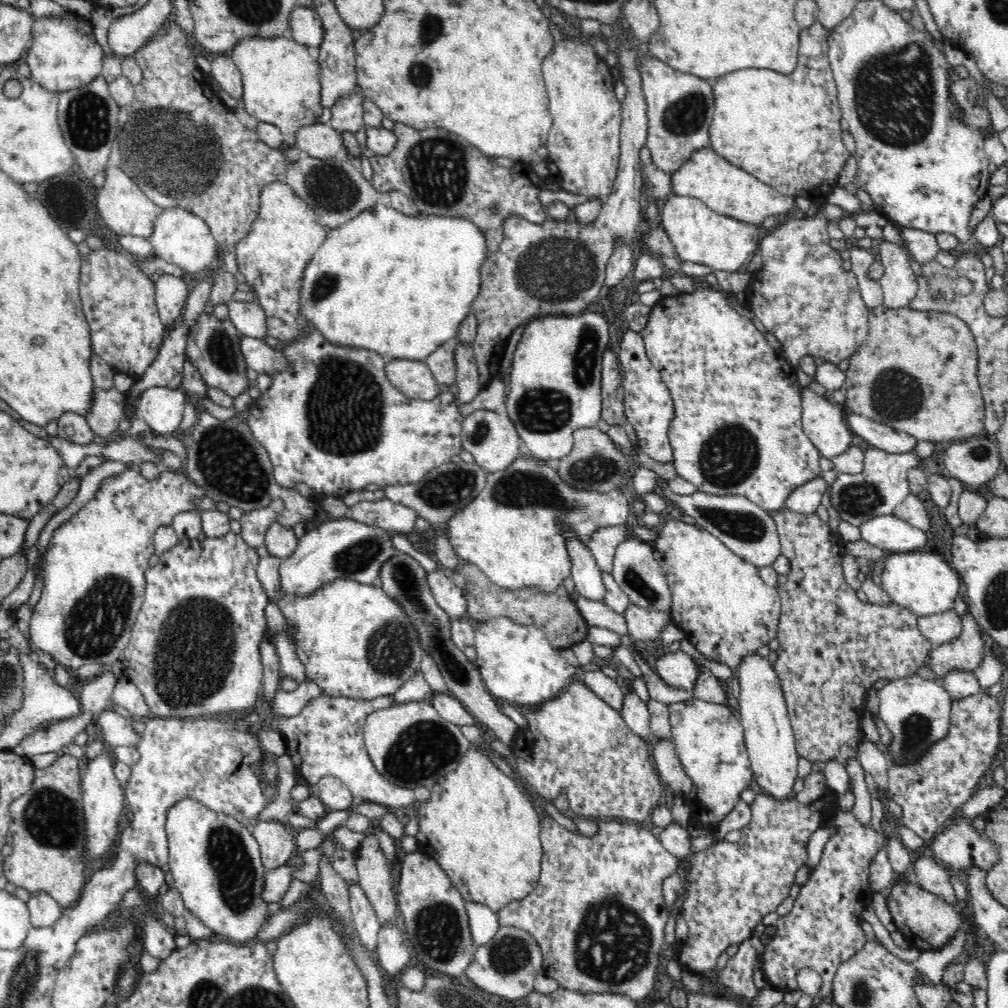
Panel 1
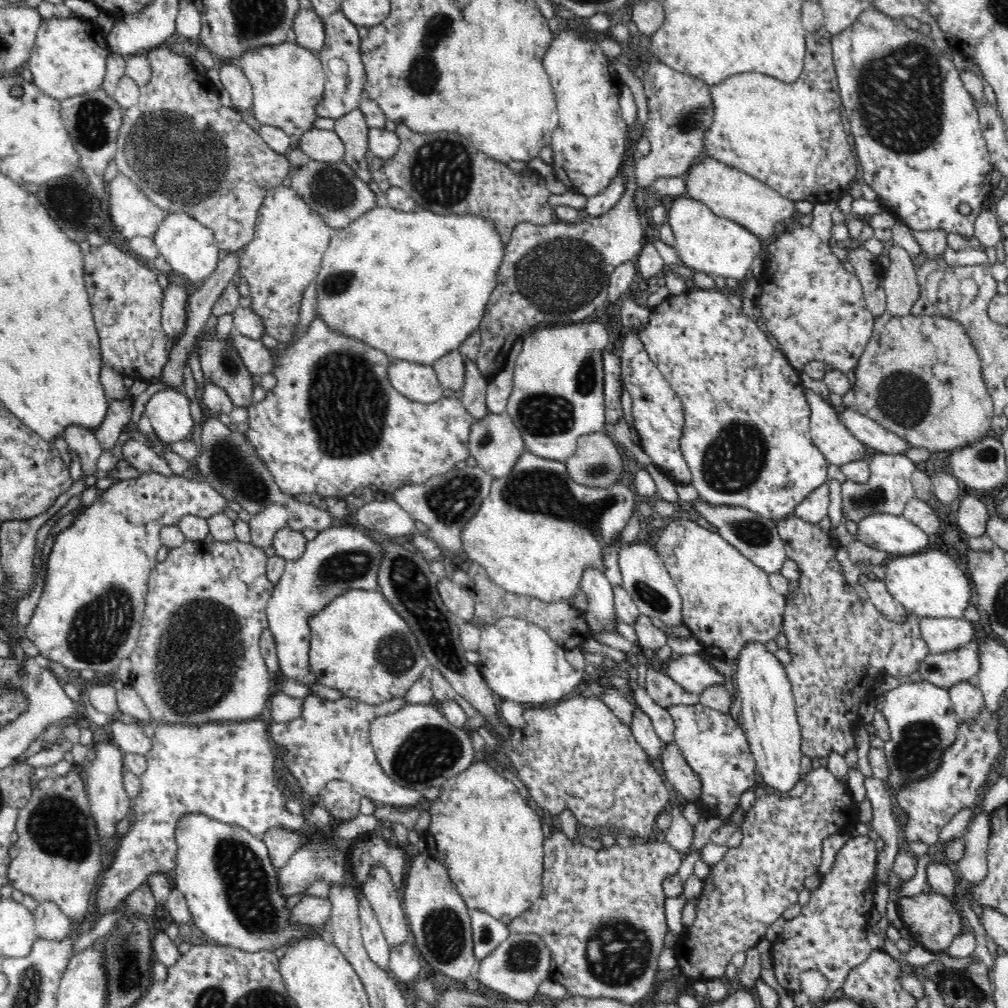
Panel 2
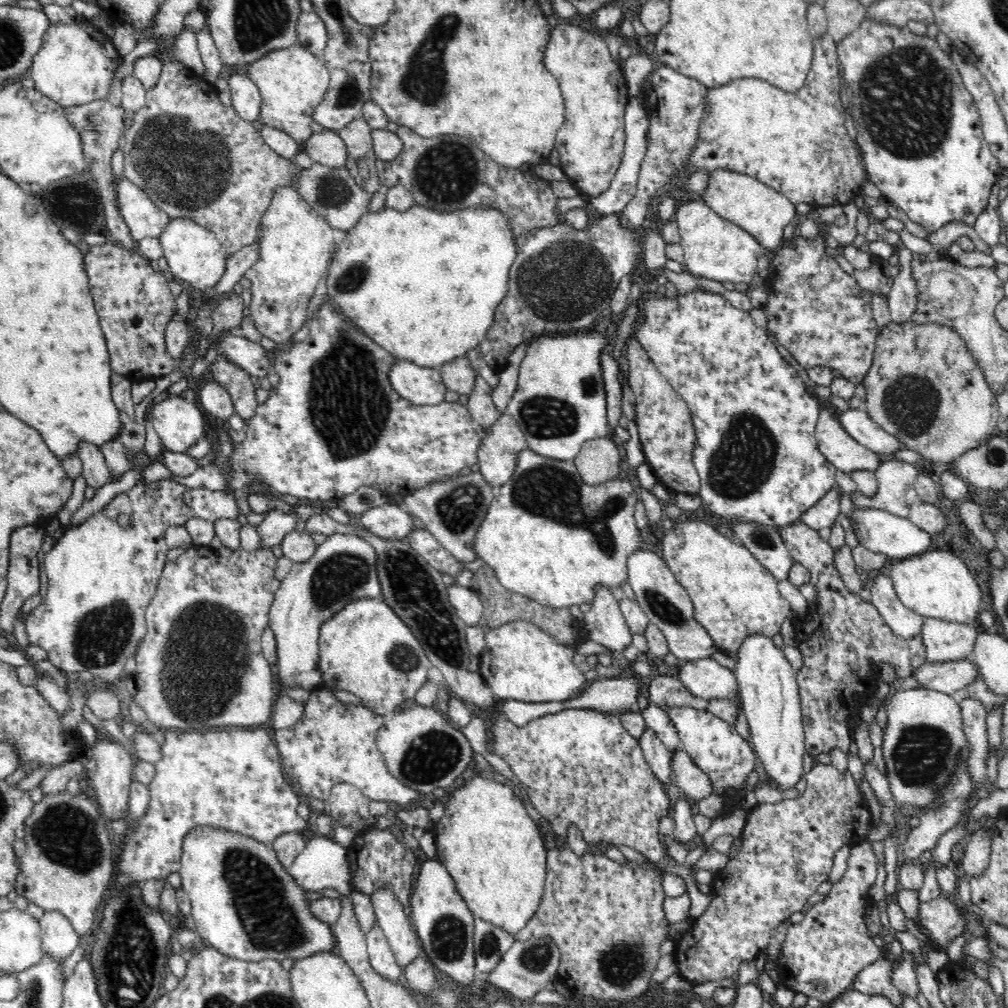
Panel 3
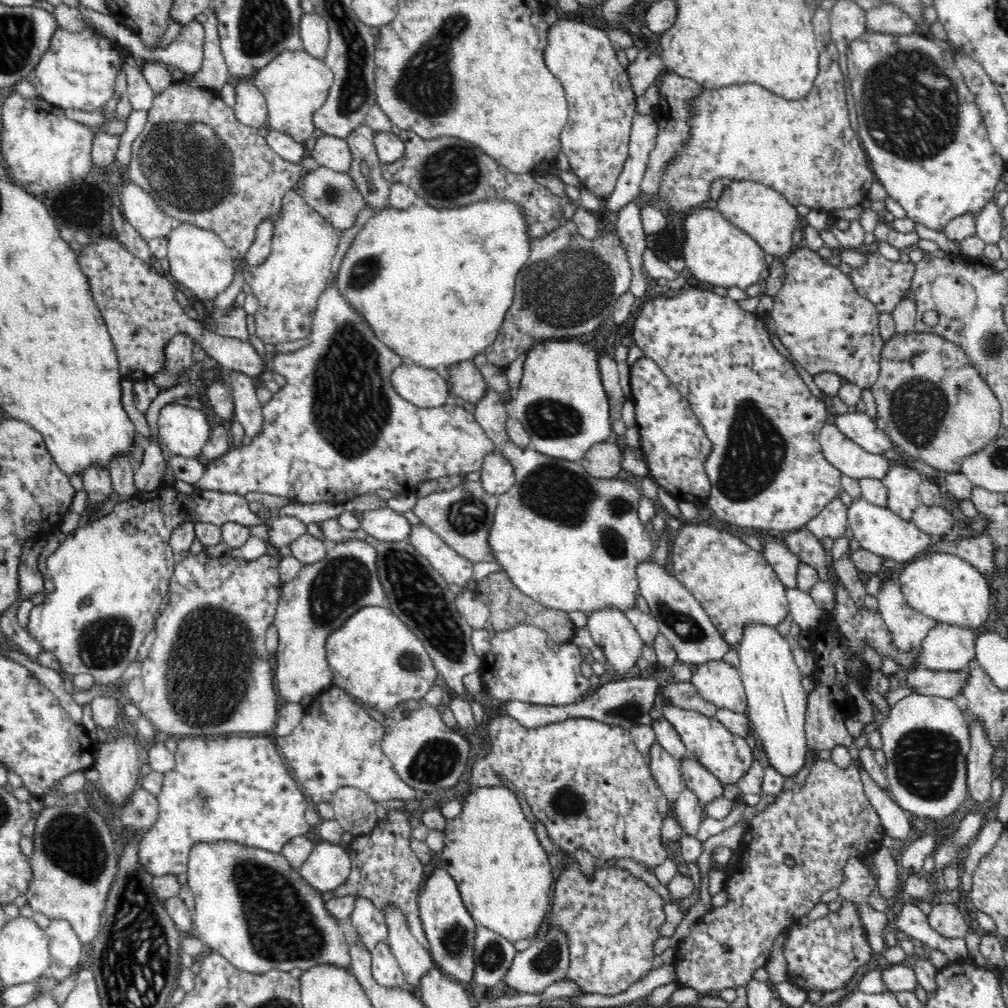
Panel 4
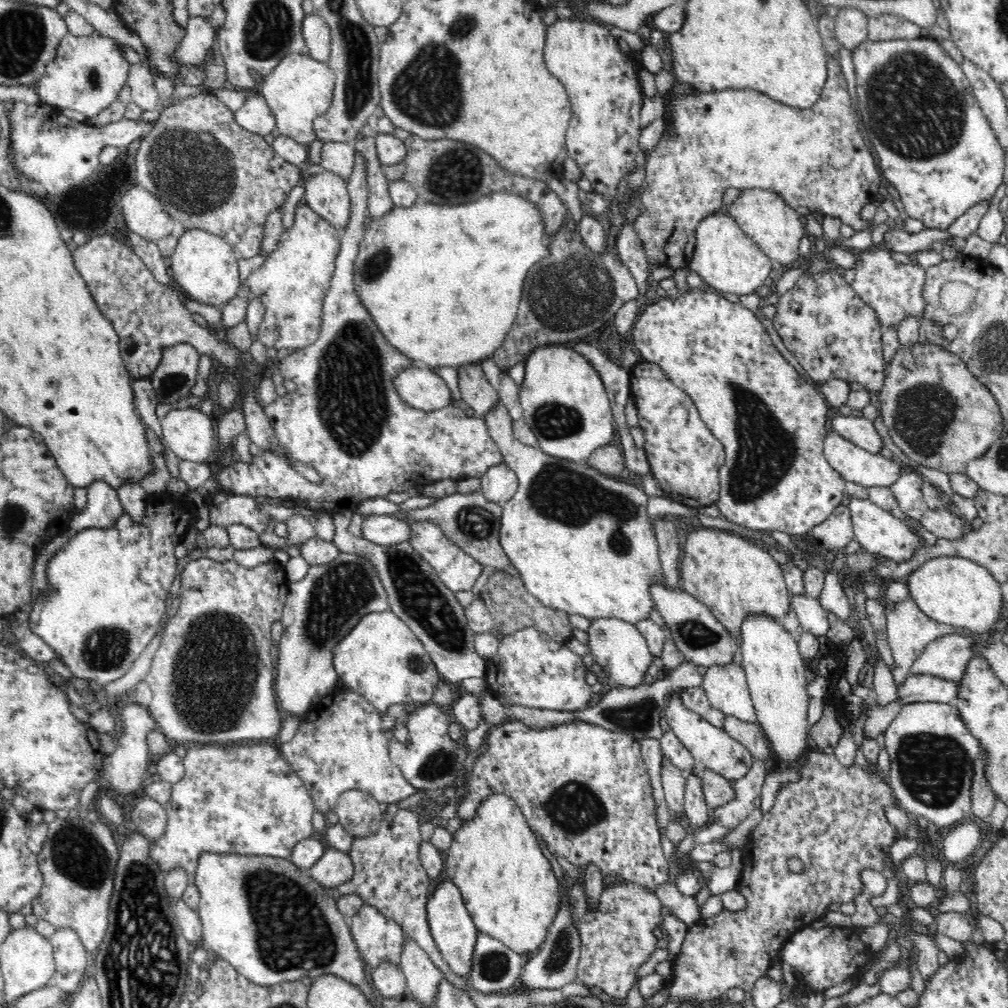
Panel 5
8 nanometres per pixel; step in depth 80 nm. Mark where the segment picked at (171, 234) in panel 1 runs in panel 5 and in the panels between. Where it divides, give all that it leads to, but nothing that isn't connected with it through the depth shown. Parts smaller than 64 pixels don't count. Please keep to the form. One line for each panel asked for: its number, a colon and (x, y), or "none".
2: (191, 249)
3: (194, 254)
4: (199, 260)
5: (204, 266)

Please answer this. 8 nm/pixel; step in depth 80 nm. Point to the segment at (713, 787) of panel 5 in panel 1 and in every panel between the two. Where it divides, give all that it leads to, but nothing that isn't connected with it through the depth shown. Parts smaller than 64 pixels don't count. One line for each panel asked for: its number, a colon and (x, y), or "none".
1: (668, 765)
2: (677, 773)
3: (691, 781)
4: (709, 788)

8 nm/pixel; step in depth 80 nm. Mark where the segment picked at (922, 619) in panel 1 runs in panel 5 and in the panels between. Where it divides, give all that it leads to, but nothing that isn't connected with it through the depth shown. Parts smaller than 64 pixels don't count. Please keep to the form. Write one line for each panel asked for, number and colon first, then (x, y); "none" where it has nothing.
2: (941, 634)
3: (943, 640)
4: (946, 647)
5: (946, 657)

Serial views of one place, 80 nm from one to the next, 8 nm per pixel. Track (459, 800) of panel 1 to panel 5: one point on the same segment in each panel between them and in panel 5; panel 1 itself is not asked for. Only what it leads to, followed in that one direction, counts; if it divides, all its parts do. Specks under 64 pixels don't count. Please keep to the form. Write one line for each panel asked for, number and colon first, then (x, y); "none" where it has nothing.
2: (491, 843)
3: (488, 843)
4: (492, 852)
5: (509, 888)

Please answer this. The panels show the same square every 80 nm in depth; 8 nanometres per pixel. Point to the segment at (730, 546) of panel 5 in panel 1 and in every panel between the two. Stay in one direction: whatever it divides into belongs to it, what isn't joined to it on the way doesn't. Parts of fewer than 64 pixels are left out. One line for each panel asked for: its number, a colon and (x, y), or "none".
1: (726, 610)
2: (727, 601)
3: (734, 596)
4: (736, 586)

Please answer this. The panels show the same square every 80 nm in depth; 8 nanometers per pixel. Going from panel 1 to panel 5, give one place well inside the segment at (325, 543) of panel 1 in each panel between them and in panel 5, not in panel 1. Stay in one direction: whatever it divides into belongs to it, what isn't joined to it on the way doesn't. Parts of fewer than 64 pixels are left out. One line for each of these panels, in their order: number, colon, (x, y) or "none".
2: (341, 558)
3: (343, 568)
4: (325, 594)
5: (327, 603)

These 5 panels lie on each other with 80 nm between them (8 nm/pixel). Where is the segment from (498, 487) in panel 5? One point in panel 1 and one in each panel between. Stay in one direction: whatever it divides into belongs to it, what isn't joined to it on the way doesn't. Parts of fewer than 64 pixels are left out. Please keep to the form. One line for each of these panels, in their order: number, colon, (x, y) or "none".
1: (491, 437)
2: (495, 442)
3: (497, 456)
4: (497, 475)

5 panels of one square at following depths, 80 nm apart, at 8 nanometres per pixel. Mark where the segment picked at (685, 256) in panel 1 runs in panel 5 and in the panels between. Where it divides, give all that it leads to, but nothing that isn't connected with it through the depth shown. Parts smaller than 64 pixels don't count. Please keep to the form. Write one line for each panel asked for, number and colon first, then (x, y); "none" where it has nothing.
2: (705, 242)
3: (714, 248)
4: (717, 252)
5: (729, 261)

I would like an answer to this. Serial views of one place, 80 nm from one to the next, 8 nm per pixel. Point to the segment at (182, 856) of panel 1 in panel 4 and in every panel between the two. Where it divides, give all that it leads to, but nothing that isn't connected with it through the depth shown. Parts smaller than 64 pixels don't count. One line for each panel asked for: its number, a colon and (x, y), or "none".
2: (231, 887)
3: (244, 903)
4: (250, 906)

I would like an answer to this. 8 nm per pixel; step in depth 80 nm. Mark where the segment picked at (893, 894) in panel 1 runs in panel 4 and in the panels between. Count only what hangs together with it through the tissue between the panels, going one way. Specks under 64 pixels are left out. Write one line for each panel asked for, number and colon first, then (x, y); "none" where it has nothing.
2: (931, 919)
3: (941, 918)
4: (945, 918)

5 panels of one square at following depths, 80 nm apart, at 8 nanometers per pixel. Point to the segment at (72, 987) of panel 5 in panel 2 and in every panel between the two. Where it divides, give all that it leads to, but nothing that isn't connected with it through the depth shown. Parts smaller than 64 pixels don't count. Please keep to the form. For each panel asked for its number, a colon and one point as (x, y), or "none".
2: (50, 922)
3: (59, 938)
4: (65, 948)

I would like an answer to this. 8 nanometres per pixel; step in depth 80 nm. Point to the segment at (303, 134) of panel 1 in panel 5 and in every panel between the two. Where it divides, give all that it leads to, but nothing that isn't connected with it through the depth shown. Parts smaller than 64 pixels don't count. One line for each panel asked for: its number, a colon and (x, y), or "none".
2: (322, 145)
3: (326, 147)
4: (331, 152)
5: (338, 157)

